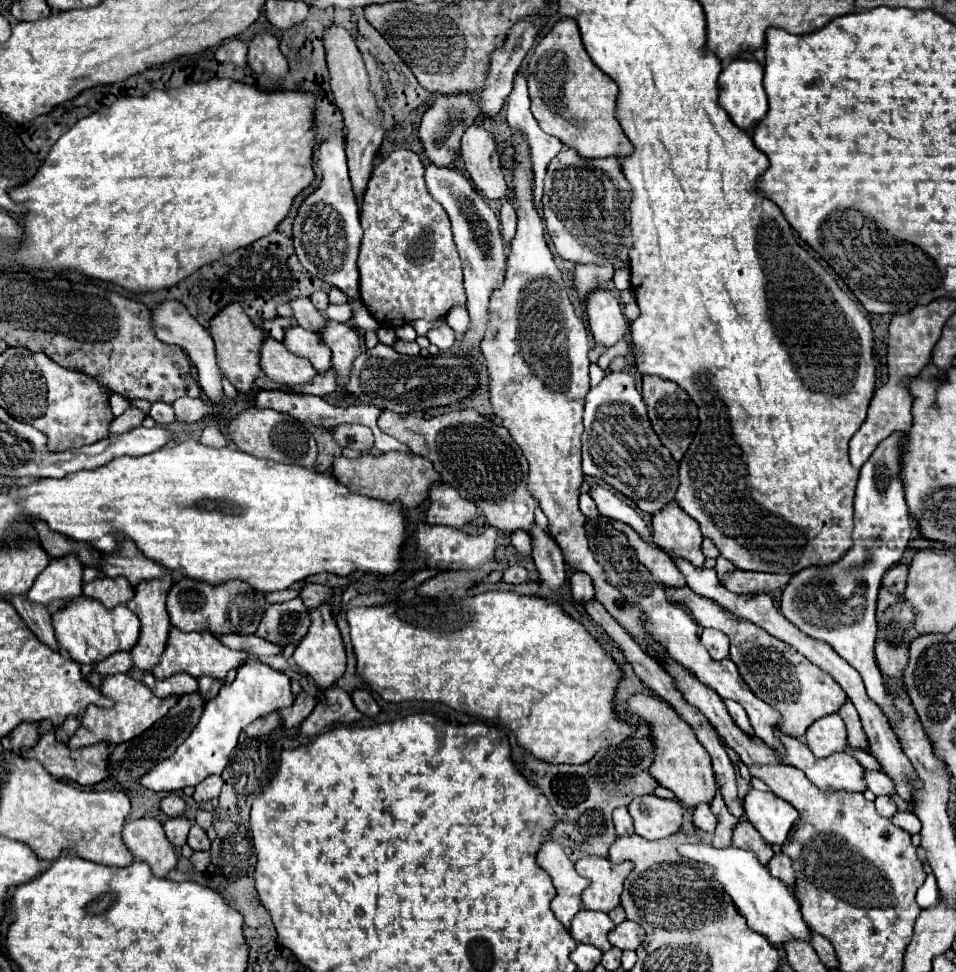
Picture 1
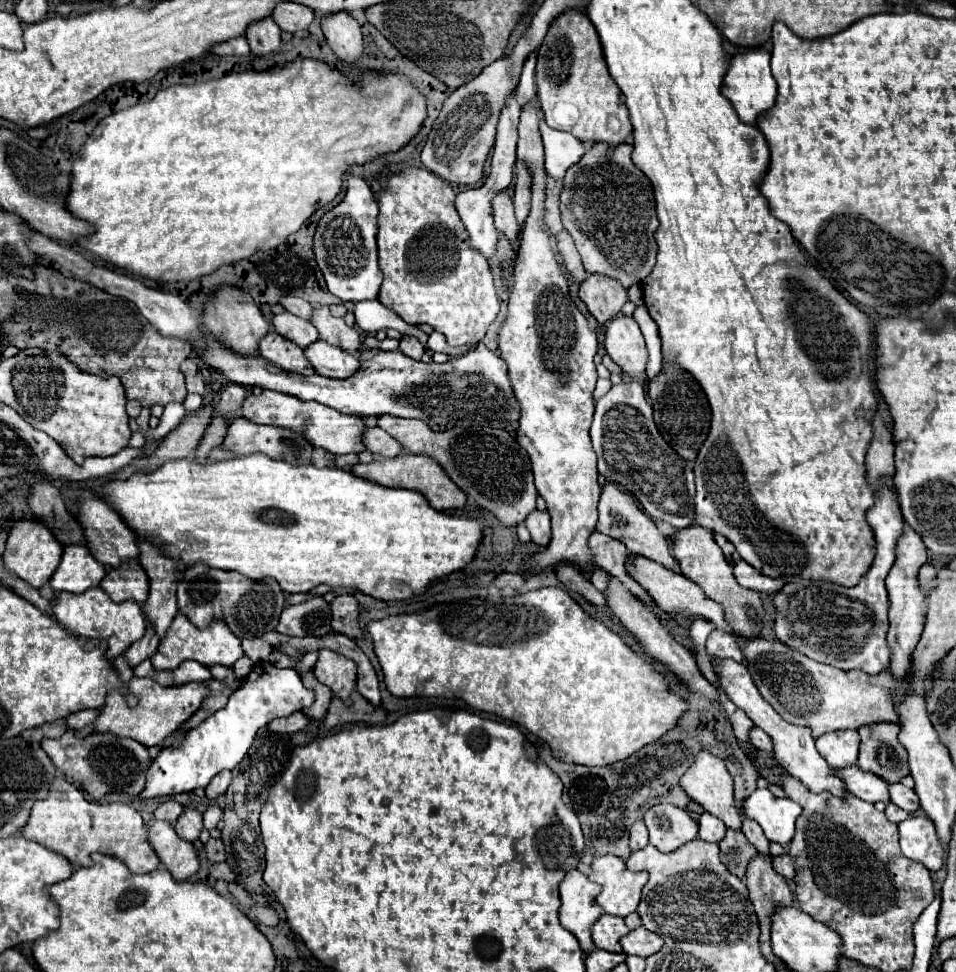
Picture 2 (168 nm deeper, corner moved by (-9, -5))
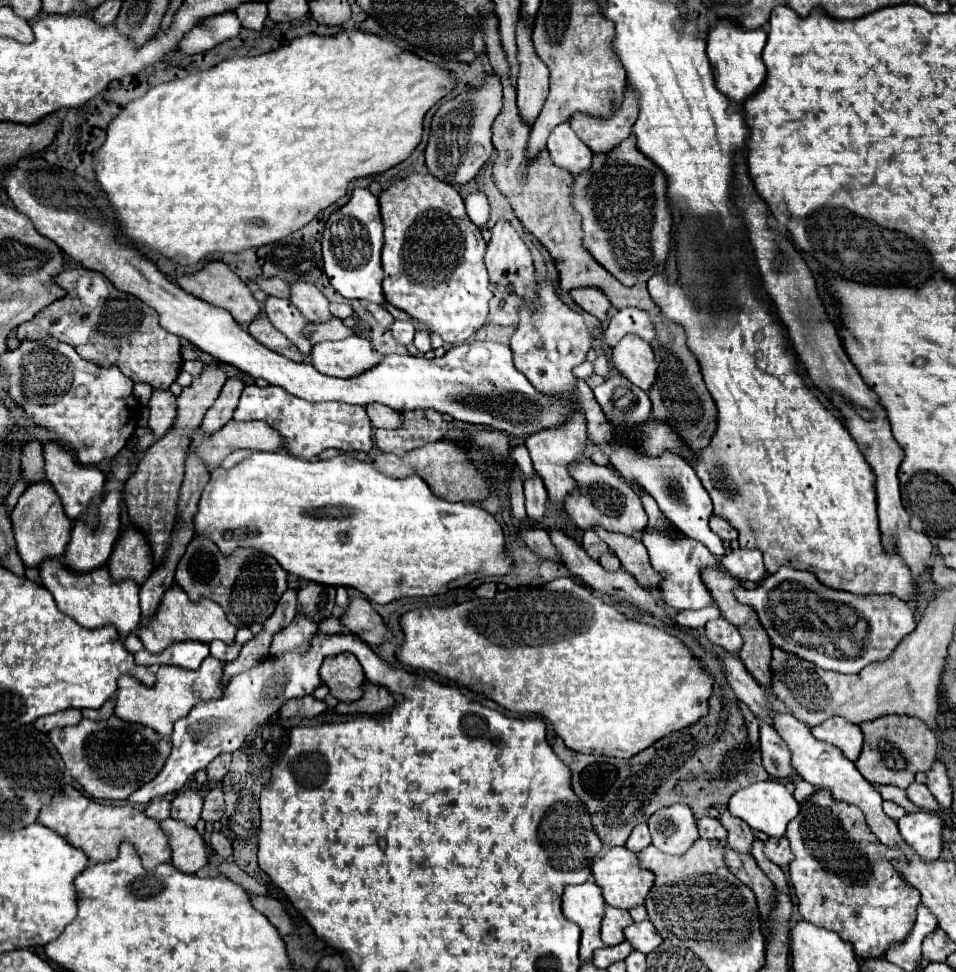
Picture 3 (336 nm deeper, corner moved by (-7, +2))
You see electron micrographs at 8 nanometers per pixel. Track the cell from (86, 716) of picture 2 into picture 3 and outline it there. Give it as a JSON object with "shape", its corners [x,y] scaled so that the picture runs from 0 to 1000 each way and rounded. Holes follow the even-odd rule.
{"shape":[[[114,718],[104,730],[85,730],[87,739],[93,739],[93,741],[112,741],[114,737],[118,737],[118,726],[120,726],[120,720]]]}

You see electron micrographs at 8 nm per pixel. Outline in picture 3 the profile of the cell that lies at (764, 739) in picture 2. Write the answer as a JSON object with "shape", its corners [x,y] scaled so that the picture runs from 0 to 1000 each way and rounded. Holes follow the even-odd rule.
{"shape":[[[796,743],[796,774],[798,774],[798,788],[811,800],[823,800],[829,794],[827,778],[823,776],[823,767],[819,767],[815,755],[809,747]]]}

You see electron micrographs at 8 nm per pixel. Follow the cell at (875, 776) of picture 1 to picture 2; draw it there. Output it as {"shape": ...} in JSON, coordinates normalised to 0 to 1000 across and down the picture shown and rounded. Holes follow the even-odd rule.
{"shape":[[[942,806],[930,808],[930,818],[932,818],[932,826],[936,826],[942,832],[947,832],[949,836],[957,836],[963,830],[959,816],[955,812],[942,808]]]}

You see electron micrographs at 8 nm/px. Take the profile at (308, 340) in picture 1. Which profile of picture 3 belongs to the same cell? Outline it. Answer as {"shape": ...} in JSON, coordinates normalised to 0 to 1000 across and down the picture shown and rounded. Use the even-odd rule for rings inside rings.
{"shape":[[[365,346],[361,350],[334,352],[325,360],[325,374],[342,387],[367,389],[386,381],[396,372],[399,364],[390,360],[388,352],[378,346]]]}

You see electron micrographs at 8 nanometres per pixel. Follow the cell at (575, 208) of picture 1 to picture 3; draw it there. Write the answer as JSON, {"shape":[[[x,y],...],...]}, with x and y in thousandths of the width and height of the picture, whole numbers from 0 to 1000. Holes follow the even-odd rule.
{"shape":[[[658,140],[637,156],[620,158],[618,173],[601,179],[597,210],[608,220],[610,253],[654,294],[677,290],[694,278],[702,245],[696,195],[694,177],[666,156],[664,140]]]}

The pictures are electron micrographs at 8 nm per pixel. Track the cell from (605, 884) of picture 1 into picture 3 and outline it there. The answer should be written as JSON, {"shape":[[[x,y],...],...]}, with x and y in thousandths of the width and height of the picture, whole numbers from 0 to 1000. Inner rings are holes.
{"shape":[[[656,872],[635,874],[633,881],[629,881],[620,887],[618,899],[622,901],[622,907],[631,914],[631,924],[633,924],[635,932],[652,934],[652,936],[658,936],[658,934],[664,934],[664,932],[673,930],[679,914],[683,912],[683,903],[685,903],[681,899],[681,895],[675,895],[675,893],[668,891],[666,879],[656,874]]]}

